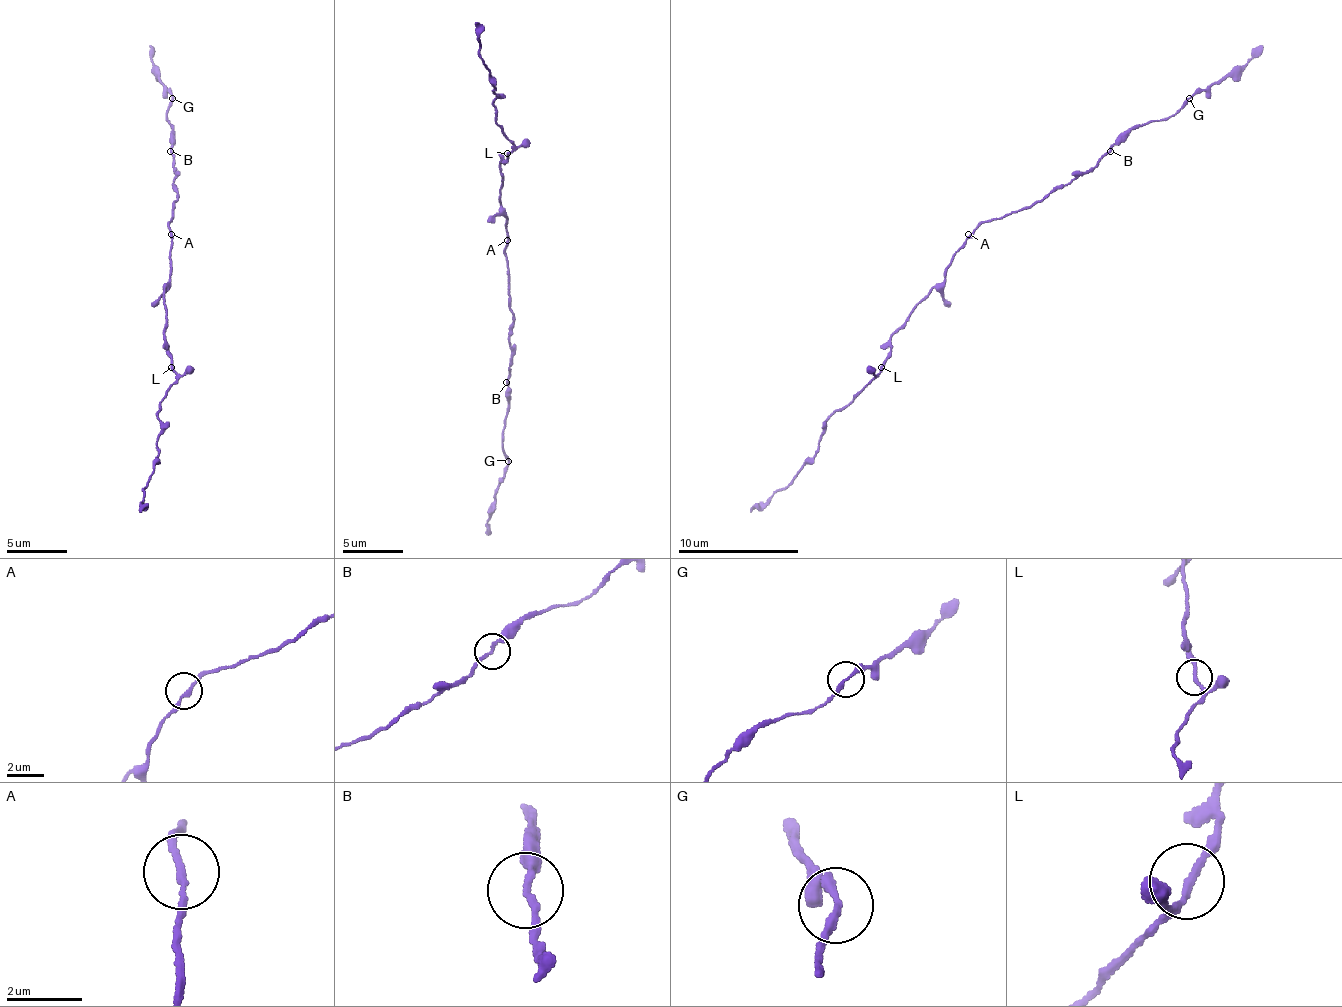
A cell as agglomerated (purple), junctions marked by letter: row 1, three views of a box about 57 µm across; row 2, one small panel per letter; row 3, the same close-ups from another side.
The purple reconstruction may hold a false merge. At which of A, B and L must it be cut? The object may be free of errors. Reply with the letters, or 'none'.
none

